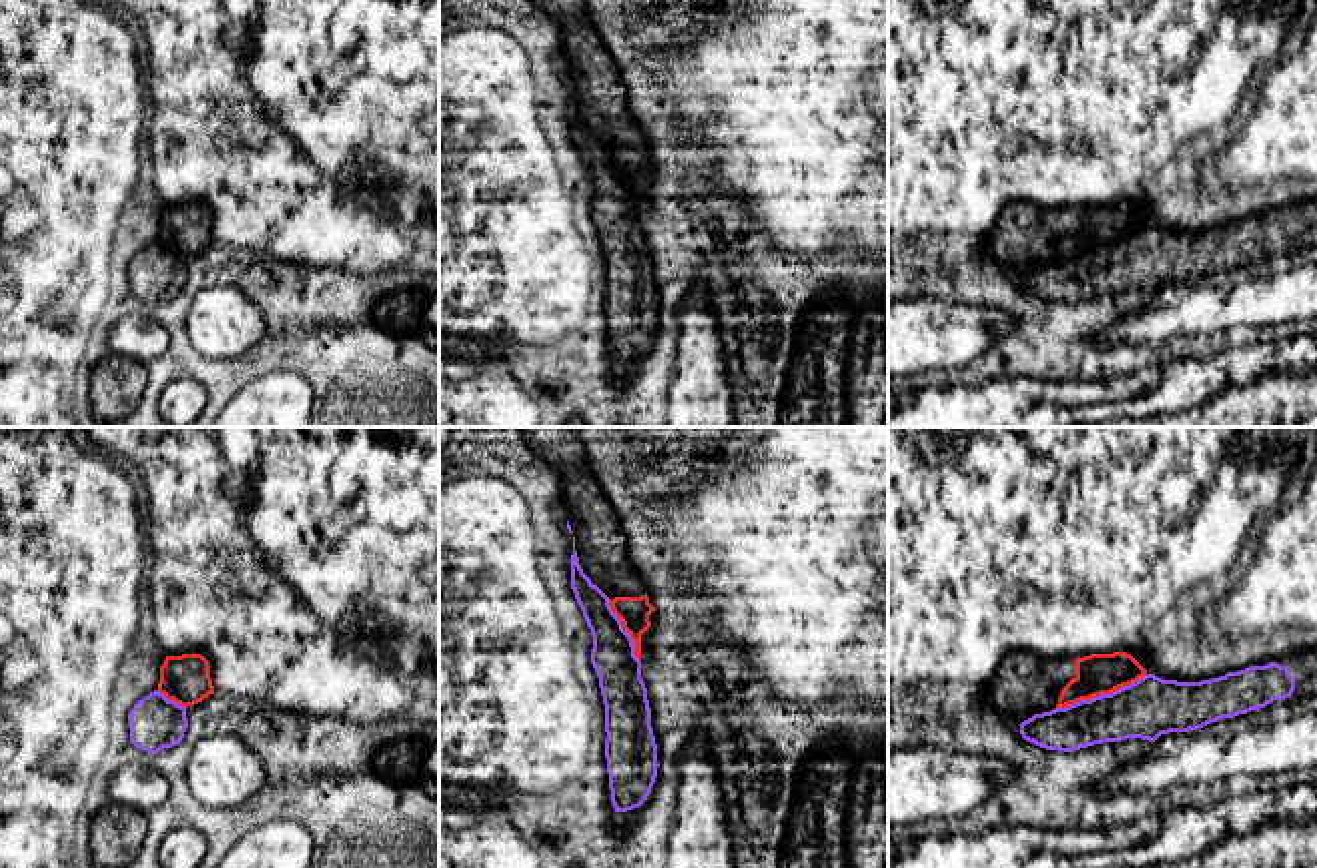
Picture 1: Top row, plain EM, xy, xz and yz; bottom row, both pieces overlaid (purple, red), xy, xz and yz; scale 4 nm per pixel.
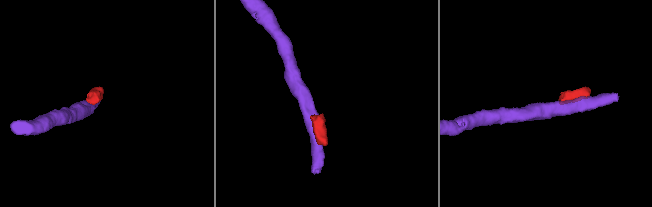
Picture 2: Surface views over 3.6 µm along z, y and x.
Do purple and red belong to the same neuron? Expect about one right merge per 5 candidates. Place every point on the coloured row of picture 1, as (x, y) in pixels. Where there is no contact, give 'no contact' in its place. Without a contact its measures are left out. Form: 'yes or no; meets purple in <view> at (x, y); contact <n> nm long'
no; meets purple in yz at (1101, 694); contact 380 nm long

